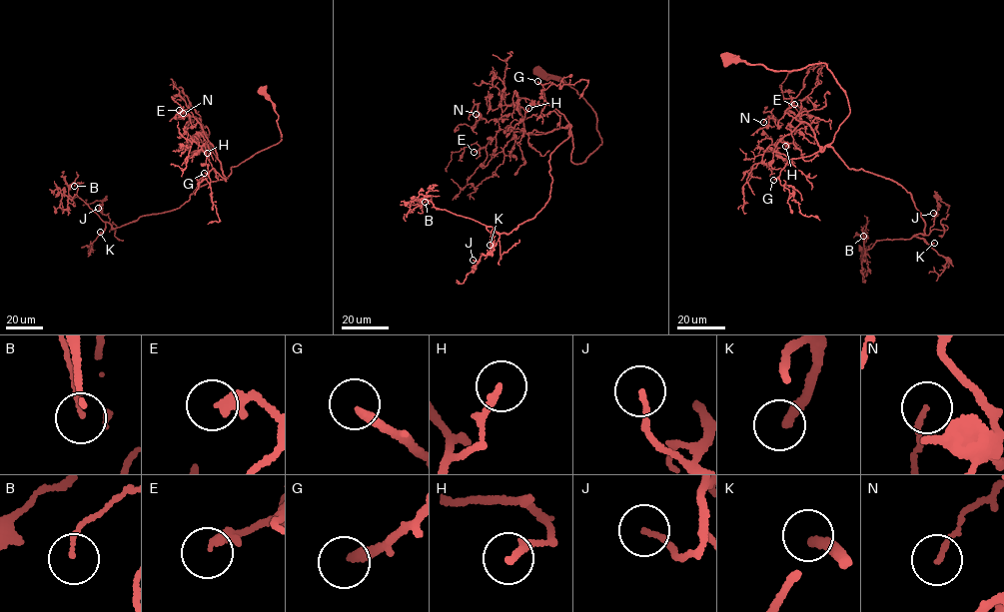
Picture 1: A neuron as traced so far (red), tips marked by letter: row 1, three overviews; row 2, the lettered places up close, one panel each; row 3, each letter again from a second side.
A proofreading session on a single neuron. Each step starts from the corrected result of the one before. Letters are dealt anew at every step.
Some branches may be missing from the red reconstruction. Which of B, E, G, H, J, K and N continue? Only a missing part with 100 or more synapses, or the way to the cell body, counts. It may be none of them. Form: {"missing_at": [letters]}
{"missing_at": ["G", "K"]}

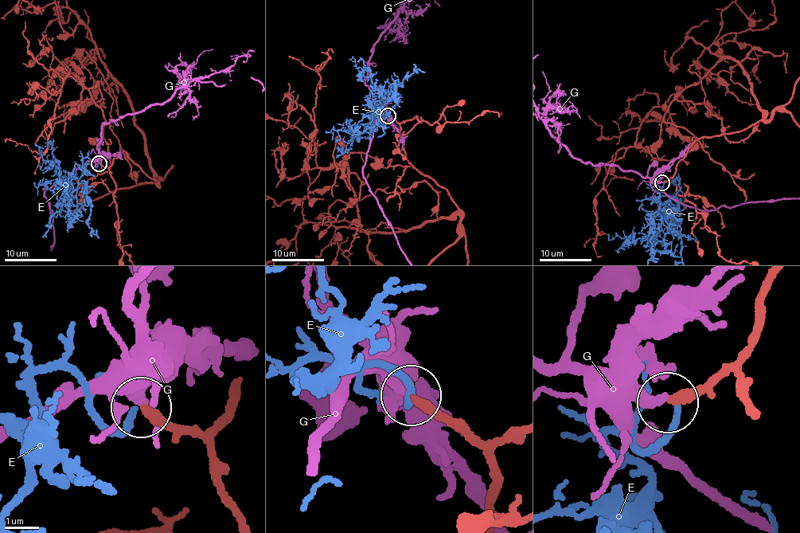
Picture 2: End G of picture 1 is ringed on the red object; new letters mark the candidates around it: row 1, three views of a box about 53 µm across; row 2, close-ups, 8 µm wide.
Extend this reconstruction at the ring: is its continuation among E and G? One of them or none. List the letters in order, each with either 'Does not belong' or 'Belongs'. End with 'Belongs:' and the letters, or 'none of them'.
E: Does not belong
G: Does not belong
Belongs: none of them

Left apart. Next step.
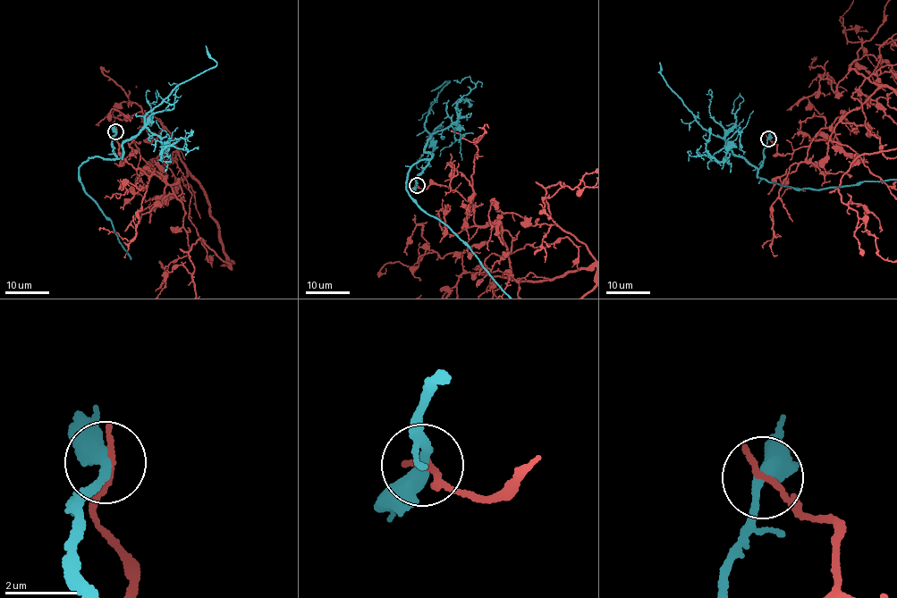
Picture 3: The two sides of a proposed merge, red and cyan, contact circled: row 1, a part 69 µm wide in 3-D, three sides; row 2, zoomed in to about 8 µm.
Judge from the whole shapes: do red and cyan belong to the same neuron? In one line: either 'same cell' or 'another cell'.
another cell

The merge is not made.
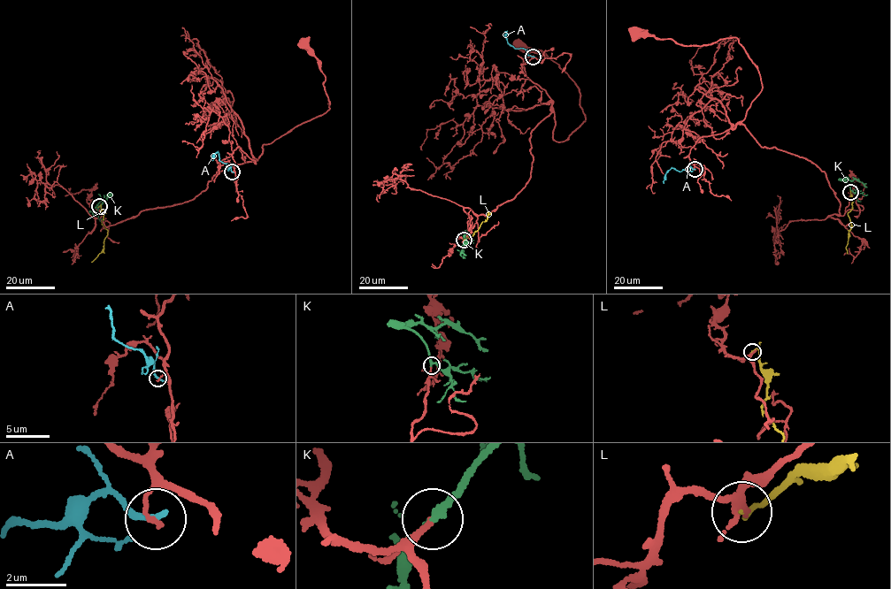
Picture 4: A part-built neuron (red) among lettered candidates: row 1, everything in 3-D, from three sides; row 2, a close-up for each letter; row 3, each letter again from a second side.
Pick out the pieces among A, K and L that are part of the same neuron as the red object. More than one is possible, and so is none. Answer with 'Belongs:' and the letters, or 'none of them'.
Belongs: K

